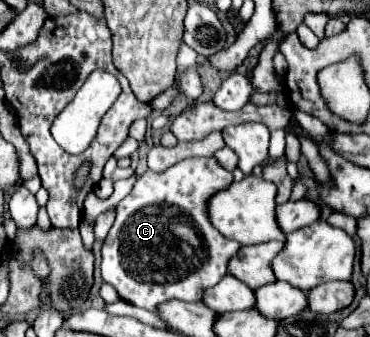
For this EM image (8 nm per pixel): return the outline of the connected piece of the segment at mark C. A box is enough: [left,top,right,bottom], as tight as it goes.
[101,157,241,313]

